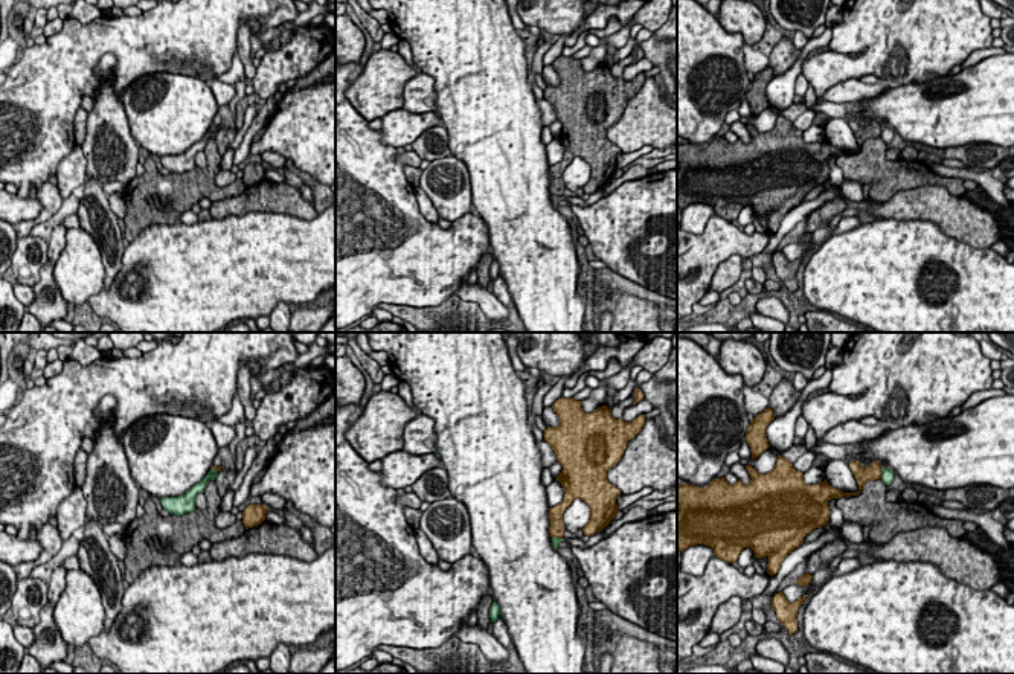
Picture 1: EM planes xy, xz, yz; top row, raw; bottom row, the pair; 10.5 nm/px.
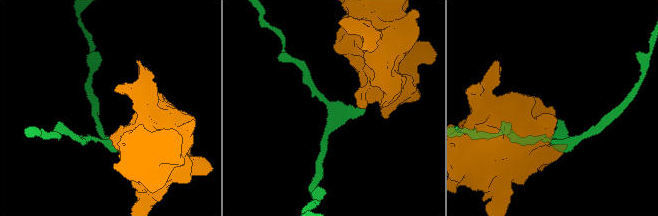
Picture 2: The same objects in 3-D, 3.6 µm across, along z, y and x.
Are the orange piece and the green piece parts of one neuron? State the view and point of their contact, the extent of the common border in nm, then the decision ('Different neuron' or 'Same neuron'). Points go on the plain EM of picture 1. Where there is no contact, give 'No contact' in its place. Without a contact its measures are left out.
Touches orange at yz (880, 131). Shared border 130 nm. Different neuron

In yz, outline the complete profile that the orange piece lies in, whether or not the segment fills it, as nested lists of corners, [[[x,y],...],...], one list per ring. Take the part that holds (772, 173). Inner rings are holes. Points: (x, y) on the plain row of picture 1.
[[[779,114],[770,131],[759,133],[750,124],[746,128],[750,140],[744,143],[740,137],[730,143],[724,136],[714,137],[700,146],[691,142],[677,143],[677,207],[704,203],[714,207],[714,213],[726,221],[735,221],[744,206],[750,206],[755,217],[769,217],[767,232],[776,233],[784,217],[804,203],[804,195],[816,186],[829,180],[831,157],[858,154],[868,139],[881,137],[881,124],[872,119],[862,125],[858,119],[849,120],[857,139],[858,151],[843,151],[833,146],[826,137],[822,142],[807,143],[804,131],[796,130],[793,122]]]

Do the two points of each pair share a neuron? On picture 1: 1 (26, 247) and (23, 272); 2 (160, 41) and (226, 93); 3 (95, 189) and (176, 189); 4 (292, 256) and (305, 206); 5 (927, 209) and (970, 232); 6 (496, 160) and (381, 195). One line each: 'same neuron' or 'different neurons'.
1: same neuron
2: different neurons
3: different neurons
4: different neurons
5: same neuron
6: different neurons

